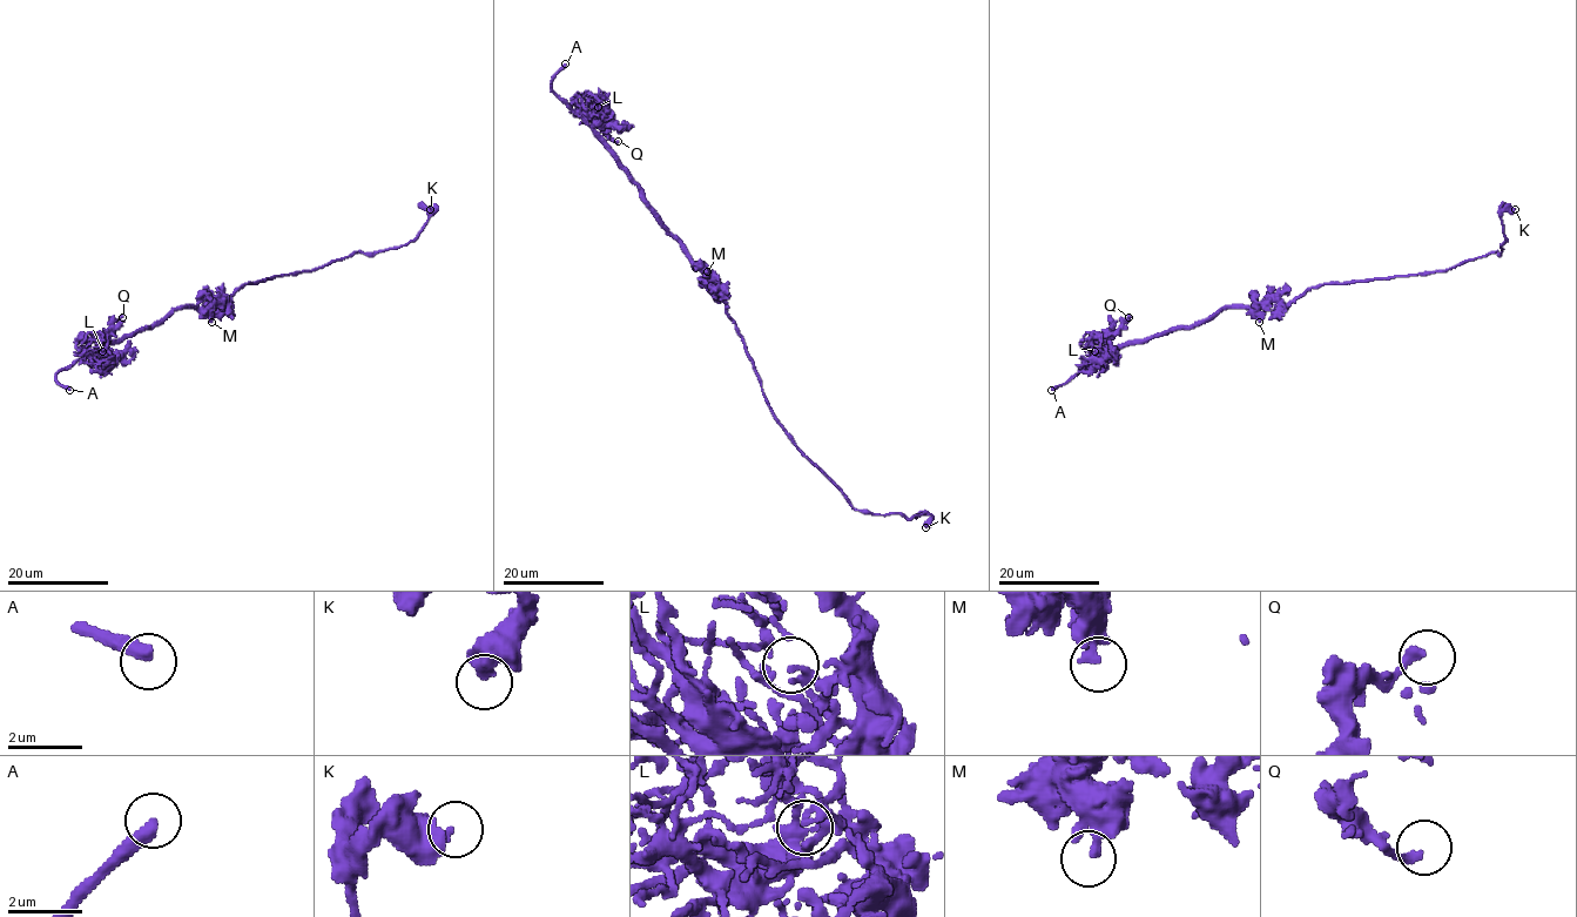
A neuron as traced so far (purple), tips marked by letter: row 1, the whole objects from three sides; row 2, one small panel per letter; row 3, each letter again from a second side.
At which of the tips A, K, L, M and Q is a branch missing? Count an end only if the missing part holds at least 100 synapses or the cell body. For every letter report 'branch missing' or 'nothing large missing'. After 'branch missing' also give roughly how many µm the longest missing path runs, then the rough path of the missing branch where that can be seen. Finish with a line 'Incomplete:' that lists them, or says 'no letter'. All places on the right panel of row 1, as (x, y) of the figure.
A: branch missing; missing 70 µm
K: nothing large missing
L: nothing large missing
M: nothing large missing
Q: nothing large missing
Incomplete: A

